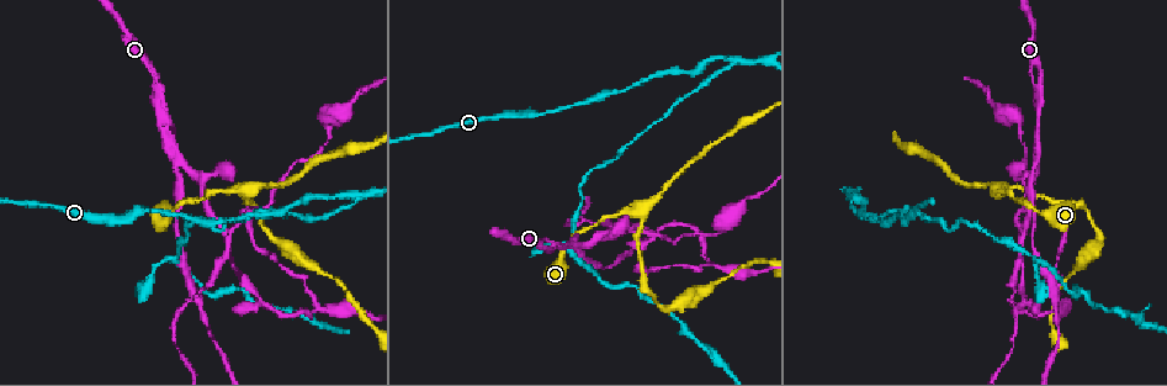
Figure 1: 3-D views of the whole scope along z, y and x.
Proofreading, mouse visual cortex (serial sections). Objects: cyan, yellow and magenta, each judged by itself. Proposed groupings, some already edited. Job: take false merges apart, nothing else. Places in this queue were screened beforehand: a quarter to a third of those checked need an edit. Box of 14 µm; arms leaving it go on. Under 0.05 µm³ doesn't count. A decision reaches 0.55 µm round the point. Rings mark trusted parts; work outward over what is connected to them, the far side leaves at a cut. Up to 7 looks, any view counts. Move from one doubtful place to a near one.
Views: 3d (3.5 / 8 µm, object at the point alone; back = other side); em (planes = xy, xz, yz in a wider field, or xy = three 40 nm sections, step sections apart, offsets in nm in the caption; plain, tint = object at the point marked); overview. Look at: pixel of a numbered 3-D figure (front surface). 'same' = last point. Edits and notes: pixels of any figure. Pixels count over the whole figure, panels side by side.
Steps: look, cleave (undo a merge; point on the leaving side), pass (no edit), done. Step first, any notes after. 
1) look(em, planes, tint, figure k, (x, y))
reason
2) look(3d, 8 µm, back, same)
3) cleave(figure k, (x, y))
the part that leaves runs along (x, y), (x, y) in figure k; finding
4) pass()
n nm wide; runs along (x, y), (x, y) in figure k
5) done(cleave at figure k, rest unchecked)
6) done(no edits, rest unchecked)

look(3d, 3.5 µm, figure 1, (172, 155))
three-way junction

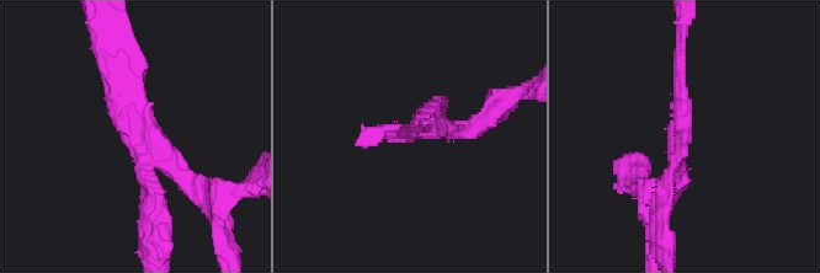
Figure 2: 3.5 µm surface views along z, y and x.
look(em, planes, tint, figure 2, (135, 131))
3 arms; arms of 150, 200, 250 nm

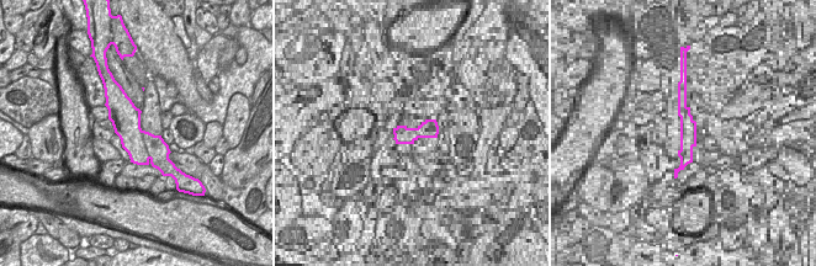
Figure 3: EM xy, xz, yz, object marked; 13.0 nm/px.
cleave(figure 2, (470, 133))
the part that leaves runs along (427, 128), (469, 128), (496, 107) in figure 2; two cells meet here

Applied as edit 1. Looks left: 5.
look(overview)

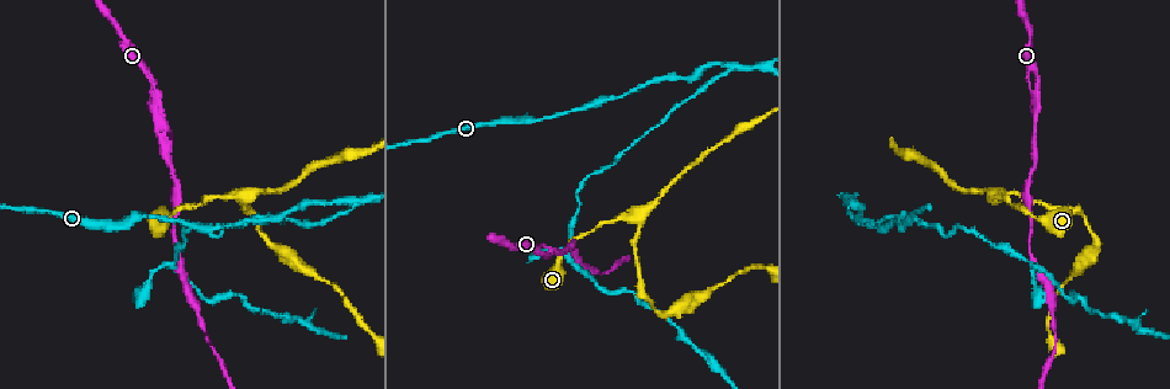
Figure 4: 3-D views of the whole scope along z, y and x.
look(3d, 3.5 µm, figure 4, (244, 192))
sudden change in width

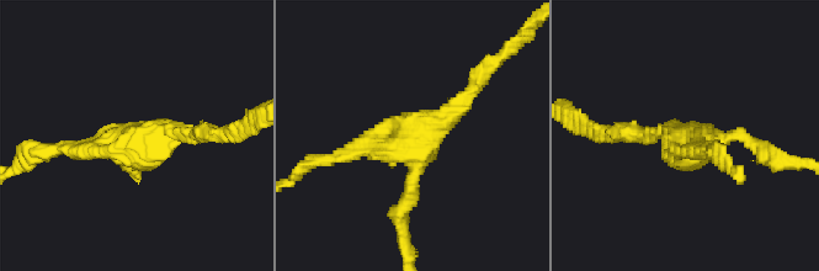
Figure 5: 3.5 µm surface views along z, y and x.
look(em, planes, plain, figure 5, (411, 150))
3 arms; arms of 200, 200, 250 nm; shape alone is not enough

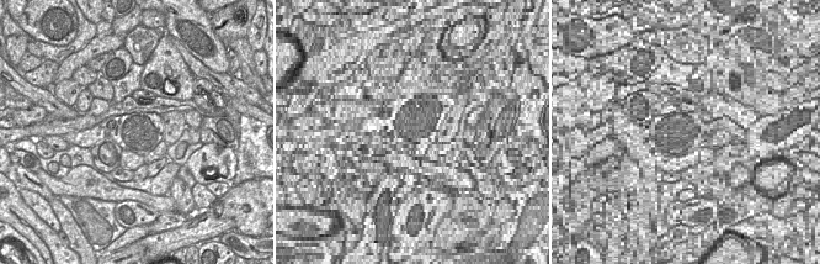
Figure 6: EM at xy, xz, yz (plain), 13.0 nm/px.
look(em, planes, tint, same)
with the object marked

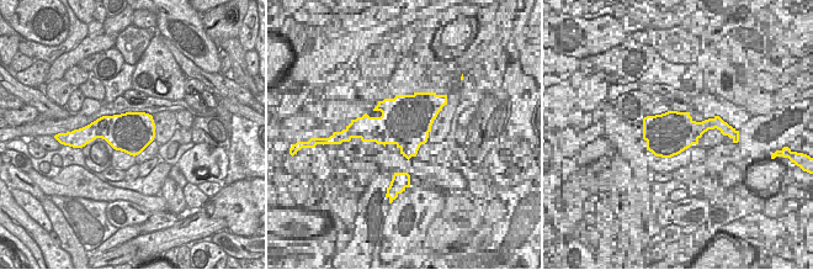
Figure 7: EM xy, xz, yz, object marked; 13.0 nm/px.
pass()
continuous, no second cell

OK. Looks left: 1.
done(cleave at figure 2, rest unchecked)

